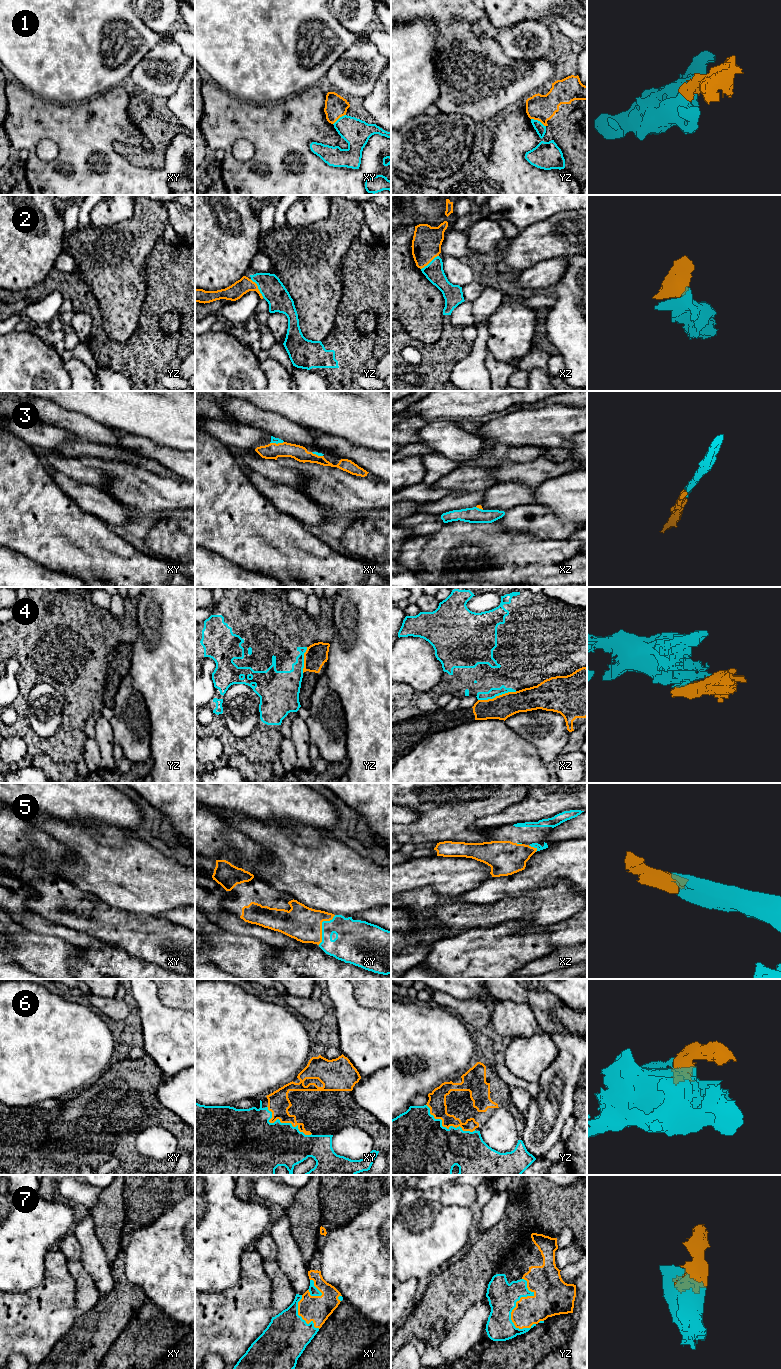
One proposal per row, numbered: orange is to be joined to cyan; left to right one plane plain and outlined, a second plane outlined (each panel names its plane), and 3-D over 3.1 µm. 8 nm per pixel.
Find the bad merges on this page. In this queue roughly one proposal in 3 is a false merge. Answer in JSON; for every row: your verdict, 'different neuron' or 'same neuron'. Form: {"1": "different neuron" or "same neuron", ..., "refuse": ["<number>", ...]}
{"1": "different neuron", "2": "same neuron", "3": "same neuron", "4": "different neuron", "5": "same neuron", "6": "same neuron", "7": "same neuron", "refuse": ["1", "4"]}

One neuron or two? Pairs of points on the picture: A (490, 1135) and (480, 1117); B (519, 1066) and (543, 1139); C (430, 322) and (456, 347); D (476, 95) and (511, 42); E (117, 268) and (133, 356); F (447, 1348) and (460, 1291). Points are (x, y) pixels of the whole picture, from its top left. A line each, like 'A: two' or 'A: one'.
A: two
B: two
C: two
D: two
E: two
F: two

